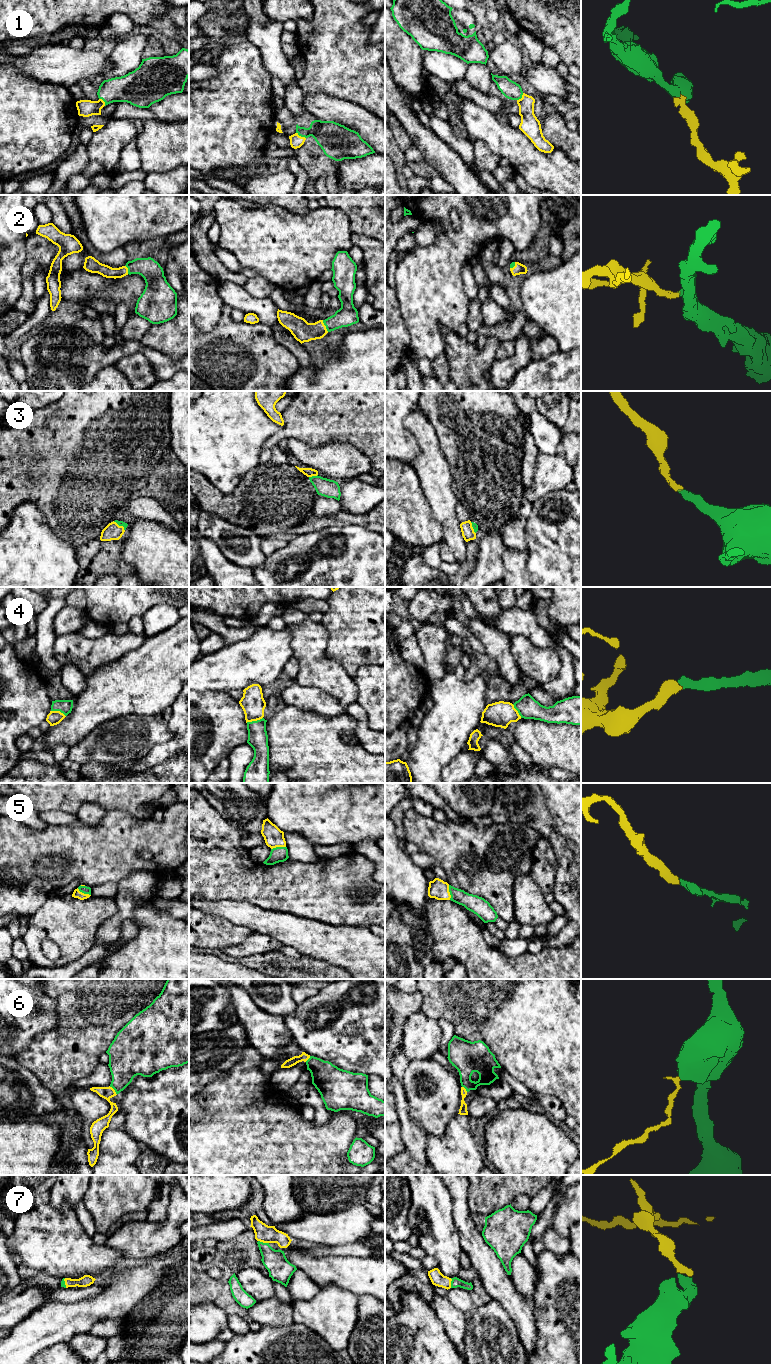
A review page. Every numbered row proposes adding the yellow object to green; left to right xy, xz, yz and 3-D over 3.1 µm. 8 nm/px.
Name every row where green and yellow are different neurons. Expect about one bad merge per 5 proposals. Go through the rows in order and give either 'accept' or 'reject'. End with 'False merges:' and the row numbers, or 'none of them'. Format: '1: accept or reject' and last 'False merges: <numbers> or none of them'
1: accept
2: accept
3: accept
4: accept
5: accept
6: reject
7: accept
False merges: 6

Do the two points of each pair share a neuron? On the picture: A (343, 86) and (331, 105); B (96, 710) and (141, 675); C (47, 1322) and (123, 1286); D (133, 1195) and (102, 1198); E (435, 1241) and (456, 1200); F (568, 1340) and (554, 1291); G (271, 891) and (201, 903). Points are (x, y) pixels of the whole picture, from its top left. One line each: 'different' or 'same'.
A: different
B: same
C: same
D: same
E: different
F: same
G: different

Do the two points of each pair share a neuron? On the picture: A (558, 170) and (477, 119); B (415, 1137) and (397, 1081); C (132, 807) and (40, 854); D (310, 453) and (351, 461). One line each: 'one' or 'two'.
A: one
B: one
C: two
D: one

